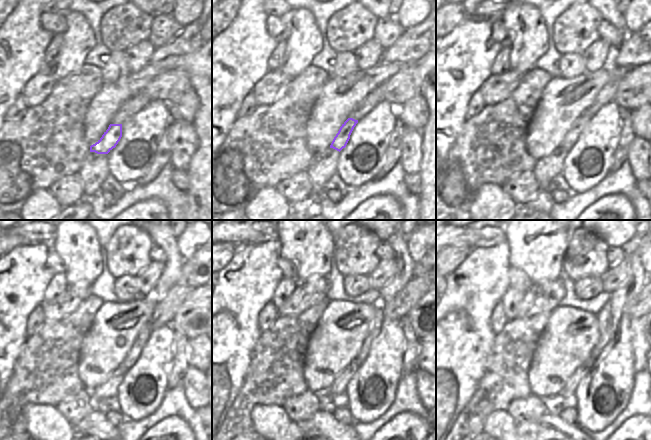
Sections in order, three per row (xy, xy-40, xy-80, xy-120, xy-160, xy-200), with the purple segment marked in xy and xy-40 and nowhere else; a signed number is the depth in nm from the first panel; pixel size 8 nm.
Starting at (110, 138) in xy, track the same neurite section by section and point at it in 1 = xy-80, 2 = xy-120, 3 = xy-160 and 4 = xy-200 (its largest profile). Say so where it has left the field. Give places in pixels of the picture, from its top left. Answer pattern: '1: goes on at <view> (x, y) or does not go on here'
1: goes on at xy-80 (572, 135)
2: goes on at xy-120 (133, 354)
3: goes on at xy-160 (379, 318)
4: goes on at xy-200 (609, 314)

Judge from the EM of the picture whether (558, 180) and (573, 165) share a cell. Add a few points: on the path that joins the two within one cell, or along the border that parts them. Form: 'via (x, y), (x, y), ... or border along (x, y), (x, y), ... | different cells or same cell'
border along (561, 174), (572, 191) | different cells

